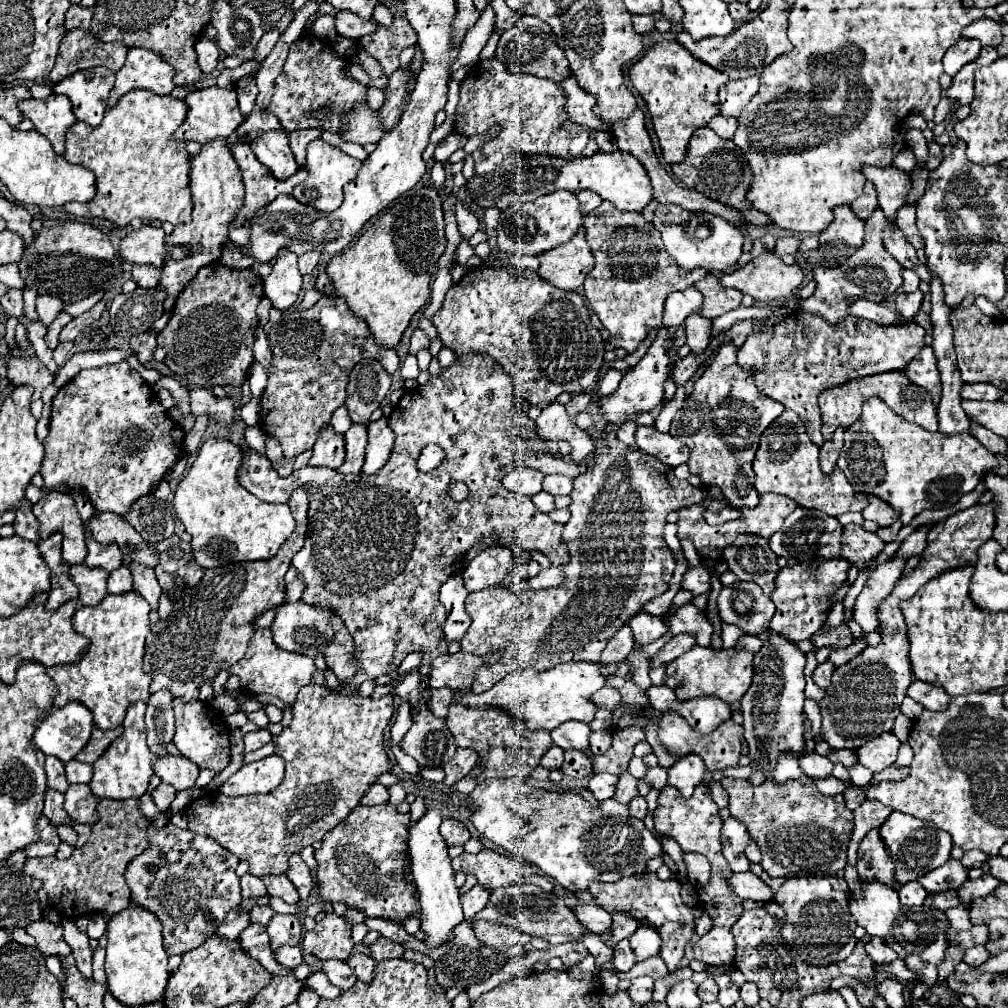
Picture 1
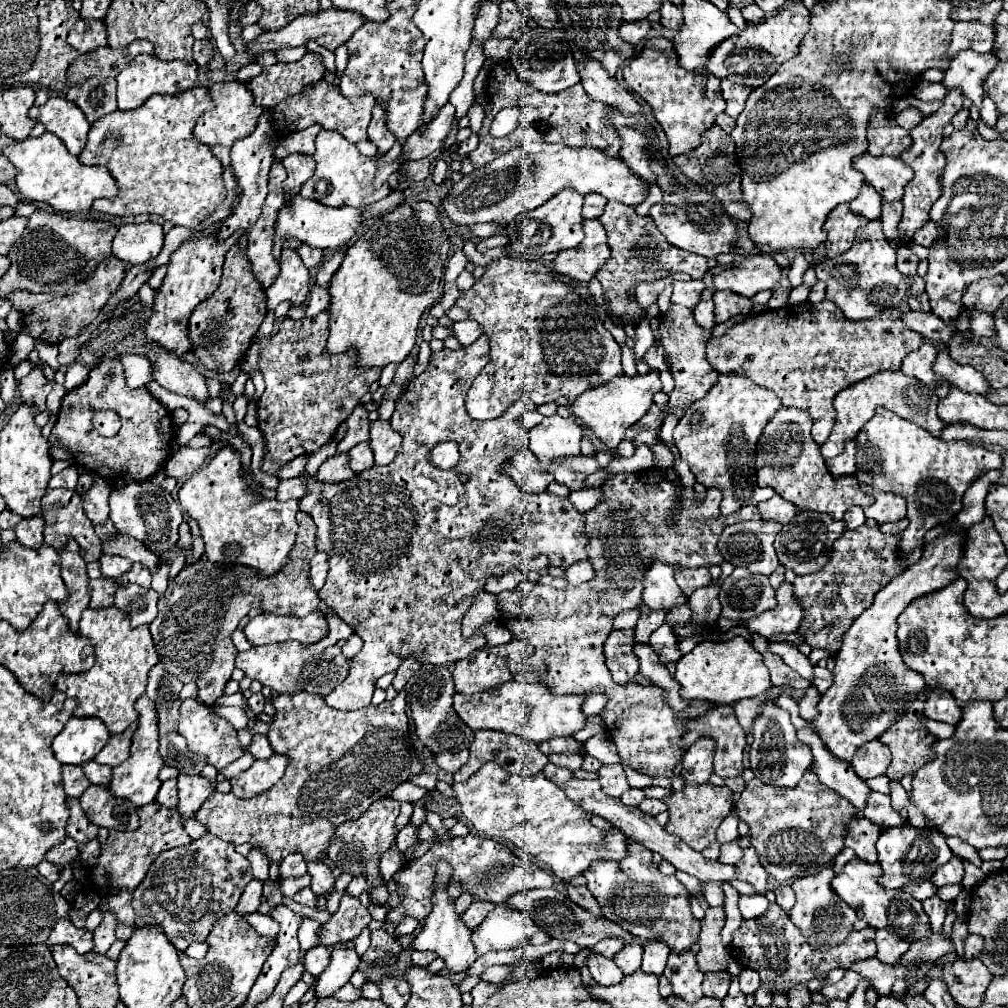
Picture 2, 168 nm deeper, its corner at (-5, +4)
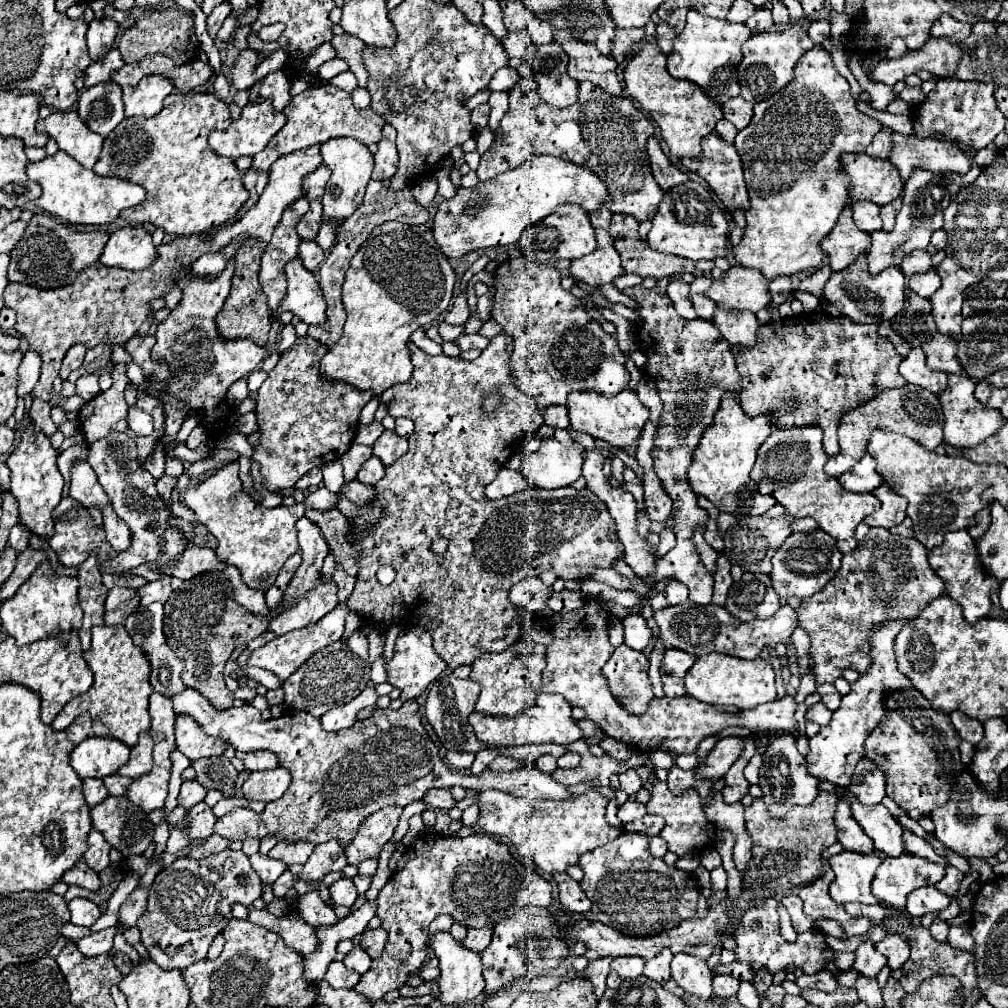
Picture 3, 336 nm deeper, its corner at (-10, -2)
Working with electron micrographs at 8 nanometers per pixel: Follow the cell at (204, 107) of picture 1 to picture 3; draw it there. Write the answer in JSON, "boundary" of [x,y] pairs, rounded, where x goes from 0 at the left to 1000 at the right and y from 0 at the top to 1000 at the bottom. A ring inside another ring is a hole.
{"boundary":[[[262,98],[260,102],[244,102],[240,106],[240,112],[236,118],[232,118],[226,128],[222,130],[210,130],[208,132],[208,146],[220,154],[220,156],[228,156],[228,158],[234,158],[238,154],[252,154],[256,150],[260,150],[268,136],[272,136],[272,132],[276,132],[280,128],[280,124],[284,122],[284,116],[282,112],[272,112],[270,104],[268,104],[268,98]]]}

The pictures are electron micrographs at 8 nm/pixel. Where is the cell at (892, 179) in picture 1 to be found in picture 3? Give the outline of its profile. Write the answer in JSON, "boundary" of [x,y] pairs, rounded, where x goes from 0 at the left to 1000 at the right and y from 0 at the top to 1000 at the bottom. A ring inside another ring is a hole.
{"boundary":[[[839,152],[835,154],[835,164],[837,172],[845,178],[843,203],[847,199],[861,197],[875,205],[895,191],[897,182],[893,170],[883,160],[873,160],[859,152]]]}

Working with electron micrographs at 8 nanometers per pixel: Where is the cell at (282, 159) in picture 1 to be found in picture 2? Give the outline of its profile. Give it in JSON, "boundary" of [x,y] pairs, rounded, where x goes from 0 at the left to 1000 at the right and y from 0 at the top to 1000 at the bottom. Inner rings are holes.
{"boundary":[[[287,154],[281,158],[281,164],[287,172],[283,178],[283,197],[291,197],[291,193],[297,193],[299,184],[311,174],[313,160],[307,154]]]}

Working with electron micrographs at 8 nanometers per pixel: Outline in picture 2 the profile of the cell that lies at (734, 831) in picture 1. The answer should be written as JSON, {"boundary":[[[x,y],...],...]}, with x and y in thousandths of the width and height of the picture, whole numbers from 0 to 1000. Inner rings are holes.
{"boundary":[[[725,834],[725,836],[715,838],[715,846],[713,846],[711,854],[713,854],[713,856],[719,856],[719,858],[729,858],[735,850],[737,850],[735,840],[731,838],[731,834]]]}

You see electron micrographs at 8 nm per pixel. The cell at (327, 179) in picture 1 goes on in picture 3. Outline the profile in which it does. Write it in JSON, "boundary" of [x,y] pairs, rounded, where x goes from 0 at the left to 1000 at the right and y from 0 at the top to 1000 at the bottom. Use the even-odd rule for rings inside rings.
{"boundary":[[[347,136],[327,138],[327,140],[319,142],[317,152],[319,152],[319,158],[321,158],[319,162],[329,170],[329,174],[325,178],[323,191],[319,195],[321,213],[331,215],[331,217],[345,217],[359,203],[361,189],[363,189],[363,184],[365,184],[369,168],[371,168],[369,154],[367,154],[363,144],[359,144],[357,140],[351,140]]]}

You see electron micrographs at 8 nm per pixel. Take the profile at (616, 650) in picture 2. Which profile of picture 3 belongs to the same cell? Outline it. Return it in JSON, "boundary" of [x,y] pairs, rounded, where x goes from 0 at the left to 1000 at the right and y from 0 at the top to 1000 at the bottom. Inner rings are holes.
{"boundary":[[[619,638],[611,642],[611,646],[599,662],[605,686],[627,707],[639,707],[643,695],[649,691],[641,666],[643,652],[639,648],[625,644]]]}

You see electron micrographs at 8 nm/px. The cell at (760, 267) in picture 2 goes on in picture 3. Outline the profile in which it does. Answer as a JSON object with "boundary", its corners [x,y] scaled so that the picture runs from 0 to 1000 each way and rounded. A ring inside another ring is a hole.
{"boundary":[[[726,265],[720,269],[716,277],[706,281],[706,285],[700,289],[700,295],[704,295],[712,305],[746,311],[762,305],[766,299],[764,279],[756,275],[752,267],[740,265]]]}

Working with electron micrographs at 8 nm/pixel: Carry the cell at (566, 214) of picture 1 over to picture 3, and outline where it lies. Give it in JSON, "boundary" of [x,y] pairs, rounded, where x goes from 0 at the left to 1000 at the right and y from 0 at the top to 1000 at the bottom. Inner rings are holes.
{"boundary":[[[556,203],[554,209],[542,215],[540,219],[536,219],[534,223],[526,223],[516,233],[514,245],[522,257],[532,261],[542,261],[552,257],[573,257],[591,247],[591,235],[583,211],[575,203]]]}

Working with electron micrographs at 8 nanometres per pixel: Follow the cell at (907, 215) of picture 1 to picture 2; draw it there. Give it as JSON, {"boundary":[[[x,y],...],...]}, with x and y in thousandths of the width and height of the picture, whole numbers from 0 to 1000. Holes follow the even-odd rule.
{"boundary":[[[920,221],[914,229],[910,229],[910,231],[908,231],[906,241],[916,243],[916,245],[924,245],[928,237],[930,237],[930,223],[928,223],[928,221]]]}

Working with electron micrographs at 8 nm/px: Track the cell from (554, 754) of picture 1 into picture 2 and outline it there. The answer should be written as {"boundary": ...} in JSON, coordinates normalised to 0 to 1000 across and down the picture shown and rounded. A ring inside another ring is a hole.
{"boundary":[[[547,747],[545,755],[551,757],[553,761],[564,761],[564,763],[574,763],[578,757],[578,749],[557,749],[557,747]]]}

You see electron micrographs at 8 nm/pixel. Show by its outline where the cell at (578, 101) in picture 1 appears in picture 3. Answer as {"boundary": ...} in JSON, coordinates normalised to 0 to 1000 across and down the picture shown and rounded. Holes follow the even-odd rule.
{"boundary":[[[647,134],[643,136],[641,140],[641,150],[643,150],[643,156],[645,156],[645,168],[647,168],[647,174],[651,178],[651,182],[655,184],[655,188],[665,188],[669,184],[675,184],[683,178],[683,174],[675,168],[671,168],[665,158],[657,152],[655,148],[655,142],[653,138]]]}

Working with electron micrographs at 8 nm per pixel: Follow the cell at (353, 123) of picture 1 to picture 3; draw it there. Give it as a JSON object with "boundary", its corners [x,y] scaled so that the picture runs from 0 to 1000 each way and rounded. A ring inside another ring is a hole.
{"boundary":[[[319,82],[315,86],[308,86],[302,92],[294,94],[282,108],[284,114],[284,124],[268,138],[268,142],[264,144],[264,148],[260,148],[258,152],[254,152],[250,156],[250,164],[246,170],[266,170],[268,164],[280,156],[286,154],[290,150],[308,146],[312,142],[321,142],[325,138],[331,136],[351,136],[355,140],[359,140],[361,144],[369,144],[377,140],[377,130],[379,124],[383,122],[379,118],[379,114],[375,114],[369,106],[365,108],[353,108],[349,104],[347,94],[327,82]]]}

